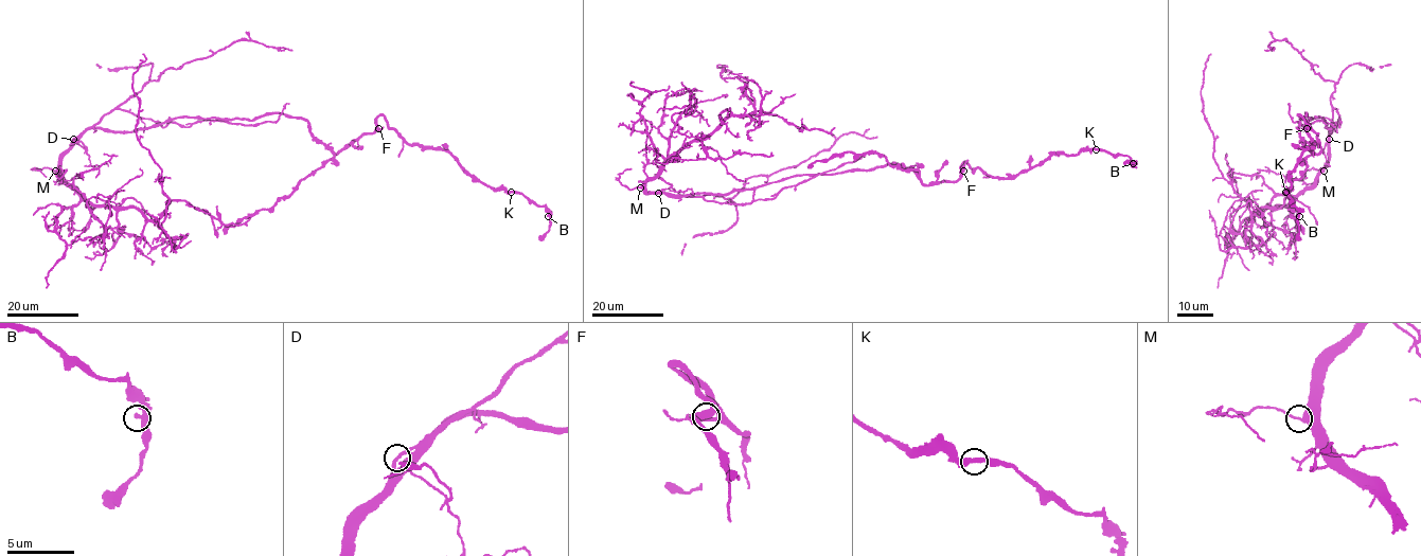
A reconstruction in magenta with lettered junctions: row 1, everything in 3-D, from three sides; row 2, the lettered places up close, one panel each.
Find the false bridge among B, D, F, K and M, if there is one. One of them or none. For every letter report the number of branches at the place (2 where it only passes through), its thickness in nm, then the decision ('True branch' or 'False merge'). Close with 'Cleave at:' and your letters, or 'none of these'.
B: Branches: 2. Thickness 280 nm. True branch
D: Branches: 2. Thickness 260 nm. True branch
F: Branches: 2. Thickness 320 nm. True branch
K: Branches: 2. Thickness 360 nm. True branch
M: Branches: 2. Thickness 300 nm. True branch
Cleave at: none of these

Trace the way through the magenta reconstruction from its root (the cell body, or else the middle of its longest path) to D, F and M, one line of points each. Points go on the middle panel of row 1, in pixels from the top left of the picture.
D: (771, 182), (724, 194), (670, 197), (658, 193)
F: (771, 182), (797, 175), (870, 169), (898, 163), (910, 167), (923, 183), (933, 185), (955, 181), (963, 171)
M: (771, 182), (724, 194), (690, 193), (682, 197), (645, 193), (640, 187)

